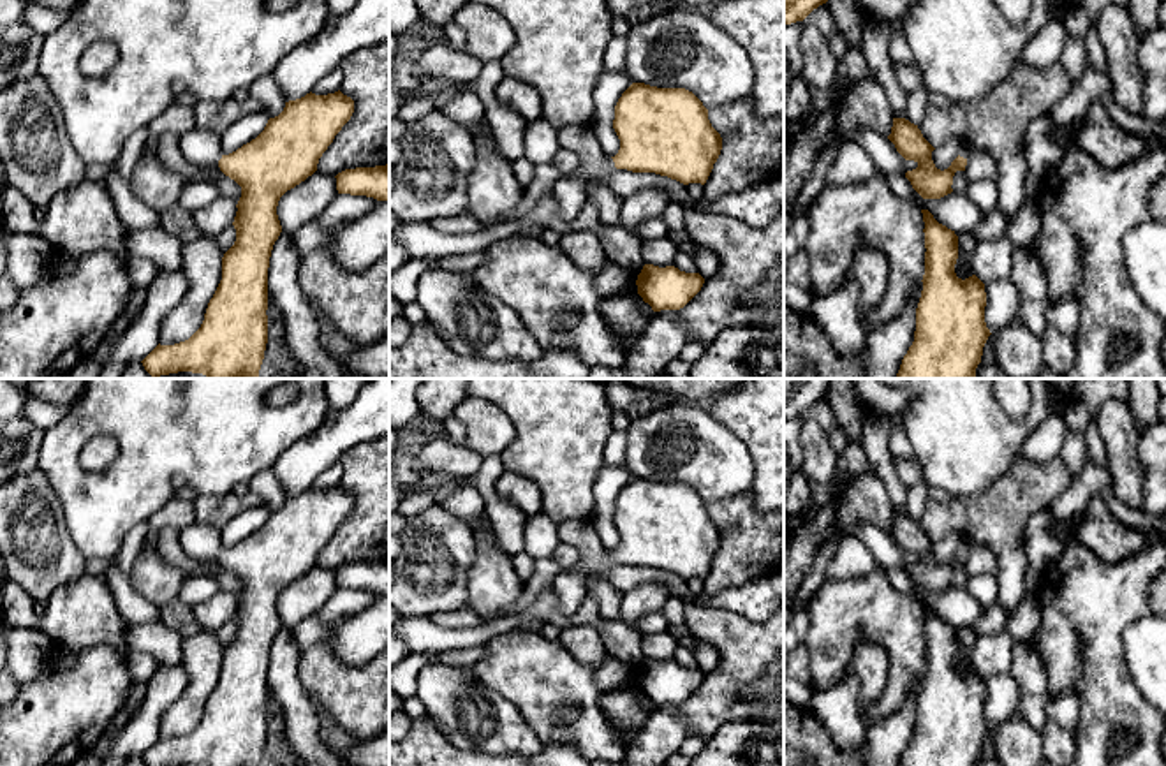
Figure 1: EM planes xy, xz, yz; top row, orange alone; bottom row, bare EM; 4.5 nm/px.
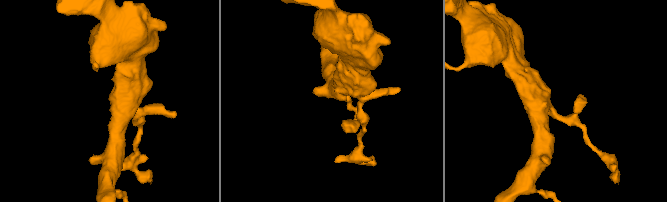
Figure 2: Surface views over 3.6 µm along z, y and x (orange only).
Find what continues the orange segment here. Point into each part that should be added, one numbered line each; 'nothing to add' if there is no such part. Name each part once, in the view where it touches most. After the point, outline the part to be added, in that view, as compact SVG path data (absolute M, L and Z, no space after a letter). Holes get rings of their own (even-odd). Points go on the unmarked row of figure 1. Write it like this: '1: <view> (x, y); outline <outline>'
1: xz (571, 587); outline M572 519L557 525L560 542L579 553L579 562L555 579L558 608L572 616L588 595L588 576L609 569L615 556L604 548L590 519Z

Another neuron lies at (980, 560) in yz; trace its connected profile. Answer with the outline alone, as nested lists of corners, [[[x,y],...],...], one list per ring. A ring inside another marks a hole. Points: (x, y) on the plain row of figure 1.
[[[976,542],[970,553],[967,555],[963,567],[970,578],[981,574],[995,574],[997,560],[990,548]]]

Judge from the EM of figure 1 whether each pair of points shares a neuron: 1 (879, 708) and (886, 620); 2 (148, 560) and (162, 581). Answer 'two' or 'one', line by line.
1: one
2: one

